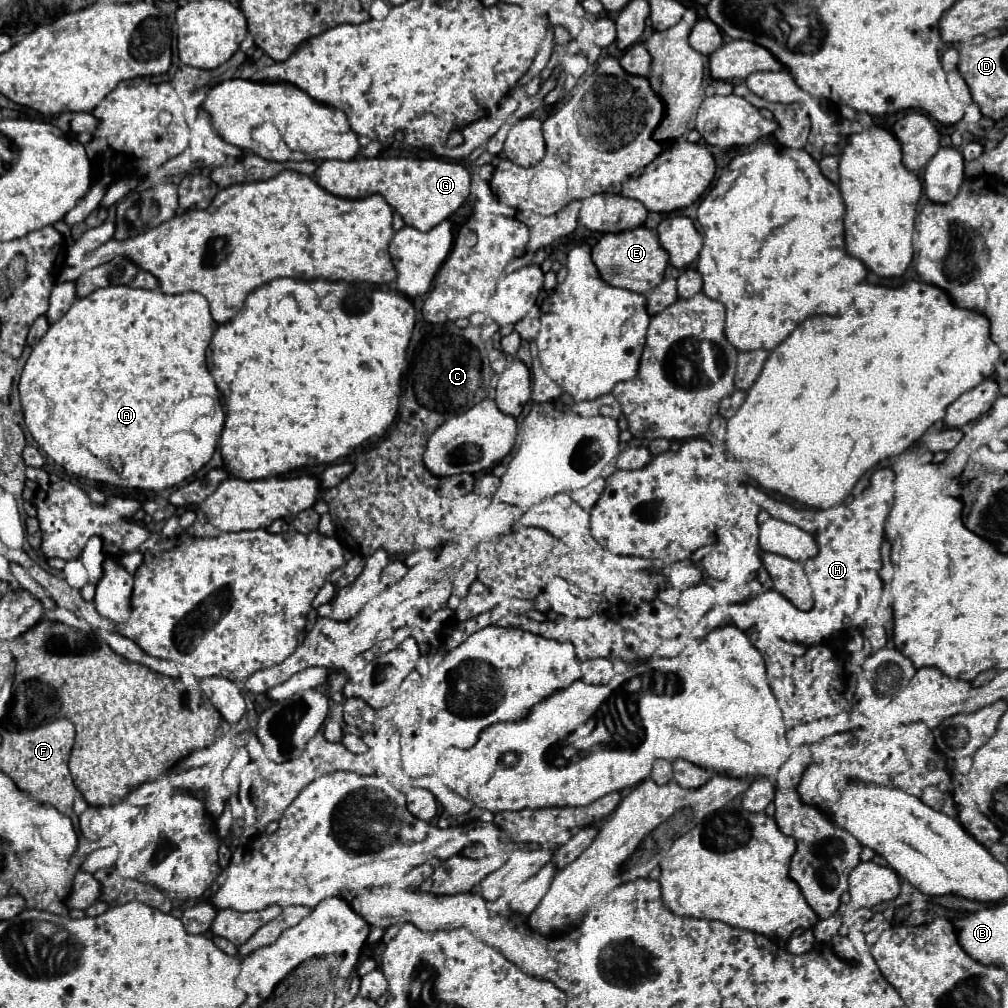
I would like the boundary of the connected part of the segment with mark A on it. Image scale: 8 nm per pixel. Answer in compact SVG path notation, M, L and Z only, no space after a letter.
M109 285L97 289L85 299L77 299L73 307L55 325L51 325L49 331L41 337L41 341L31 349L31 355L21 371L19 397L21 397L21 413L27 429L31 431L33 439L39 443L43 453L56 465L102 485L163 491L183 483L195 471L199 471L203 465L211 461L225 422L219 389L207 369L207 347L211 343L213 331L215 331L215 321L211 319L209 303L203 295L195 291L187 291L181 295L165 295L159 289L149 291L149 289L131 289L127 285Z

